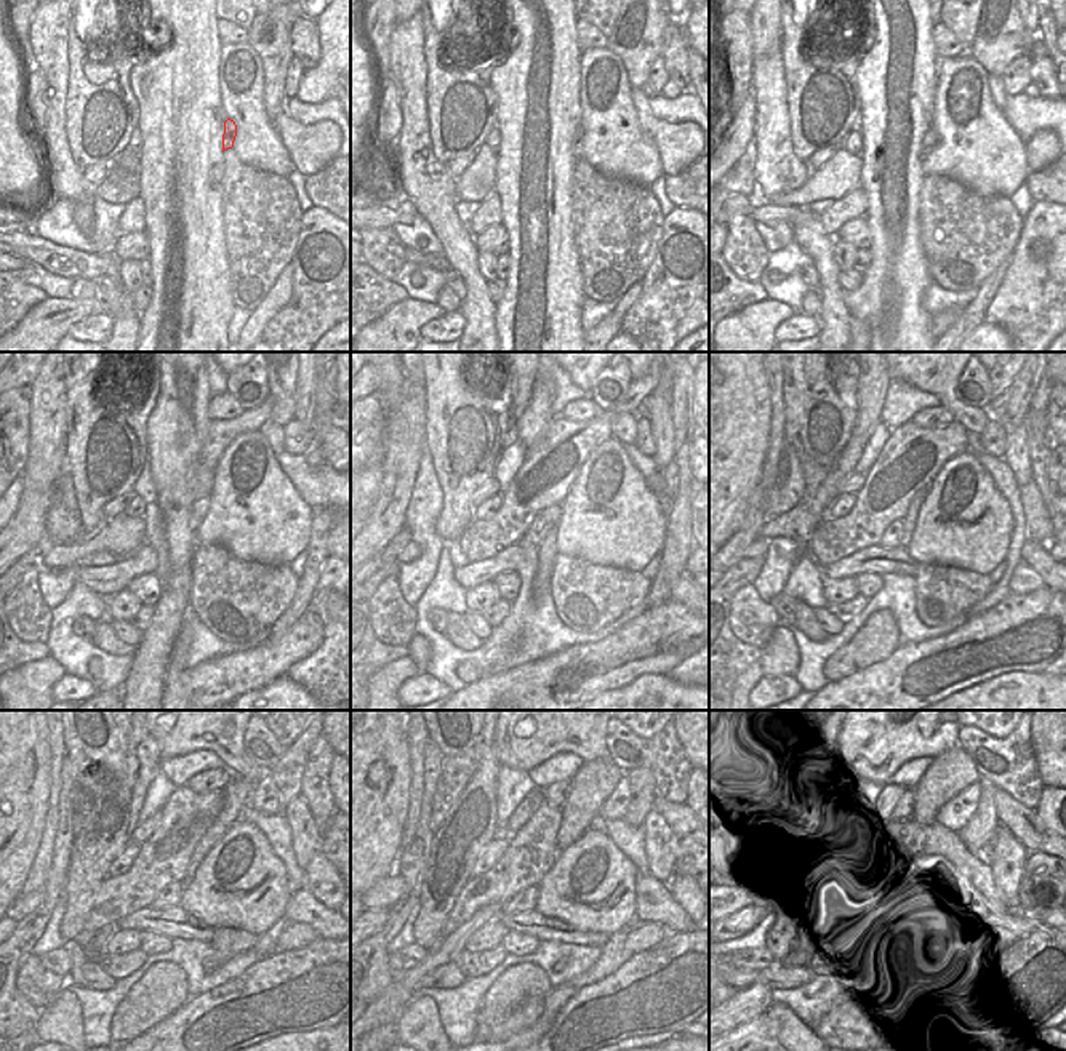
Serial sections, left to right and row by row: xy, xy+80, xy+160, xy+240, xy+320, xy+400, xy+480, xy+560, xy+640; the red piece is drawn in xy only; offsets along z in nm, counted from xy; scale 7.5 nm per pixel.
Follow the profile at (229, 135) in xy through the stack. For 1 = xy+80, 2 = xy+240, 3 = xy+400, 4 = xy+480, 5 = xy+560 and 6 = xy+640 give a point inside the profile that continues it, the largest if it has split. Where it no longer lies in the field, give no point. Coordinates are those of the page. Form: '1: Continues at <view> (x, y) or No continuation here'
1: Continues at xy+80 (580, 133)
2: Continues at xy+240 (199, 509)
3: Continues at xy+400 (892, 536)
4: Continues at xy+480 (172, 895)
5: Continues at xy+560 (524, 901)
6: Continues at xy+640 (873, 912)

